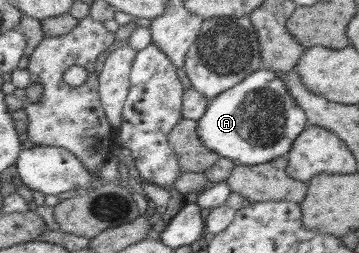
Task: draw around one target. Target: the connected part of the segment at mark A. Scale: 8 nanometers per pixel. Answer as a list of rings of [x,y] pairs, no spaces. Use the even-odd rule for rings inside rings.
[[[269,70],[251,72],[235,87],[214,96],[198,122],[197,136],[204,146],[237,165],[263,164],[285,156],[295,137],[308,125],[283,80]]]

